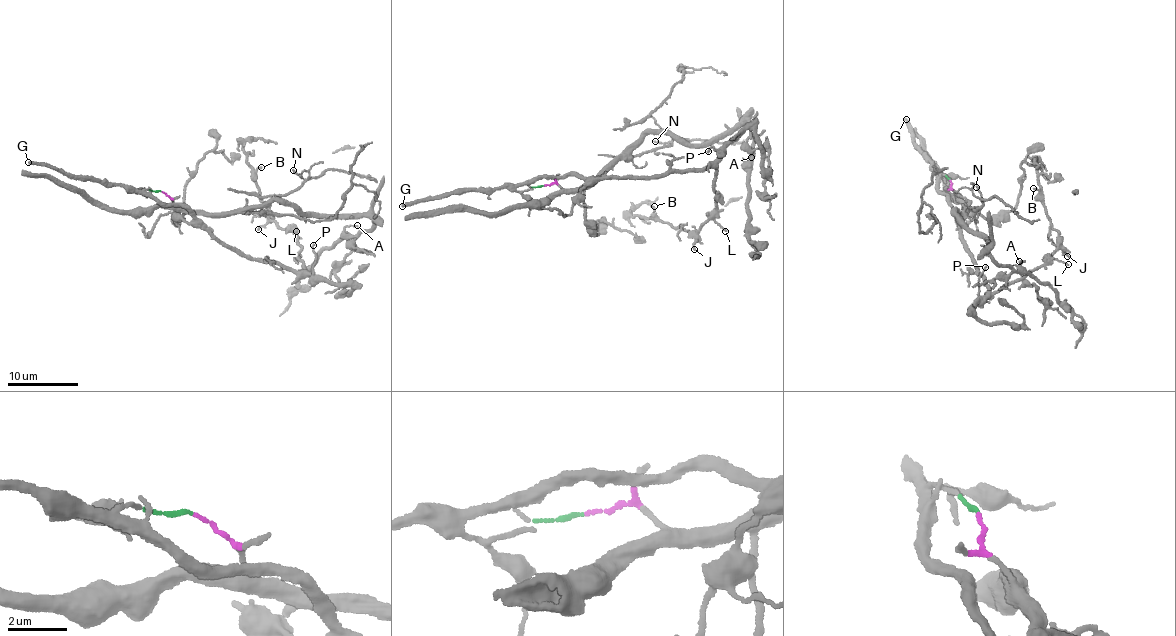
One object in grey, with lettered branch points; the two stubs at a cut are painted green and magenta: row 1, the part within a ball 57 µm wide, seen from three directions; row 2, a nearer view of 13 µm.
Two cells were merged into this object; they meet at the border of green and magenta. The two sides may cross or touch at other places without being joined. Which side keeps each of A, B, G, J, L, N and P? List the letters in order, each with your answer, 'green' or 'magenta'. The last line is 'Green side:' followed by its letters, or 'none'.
A: magenta
B: green
G: green
J: green
L: green
N: magenta
P: green
Green side: B, G, J, L, P

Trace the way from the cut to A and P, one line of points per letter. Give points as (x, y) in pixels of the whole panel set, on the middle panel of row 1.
A: (544, 186), (594, 183), (650, 132), (671, 132), (692, 145), (746, 122), (753, 133), (745, 167), (752, 157)
P: (544, 186), (528, 184), (563, 176), (610, 179), (697, 170), (709, 165), (719, 153), (711, 146), (708, 151)

